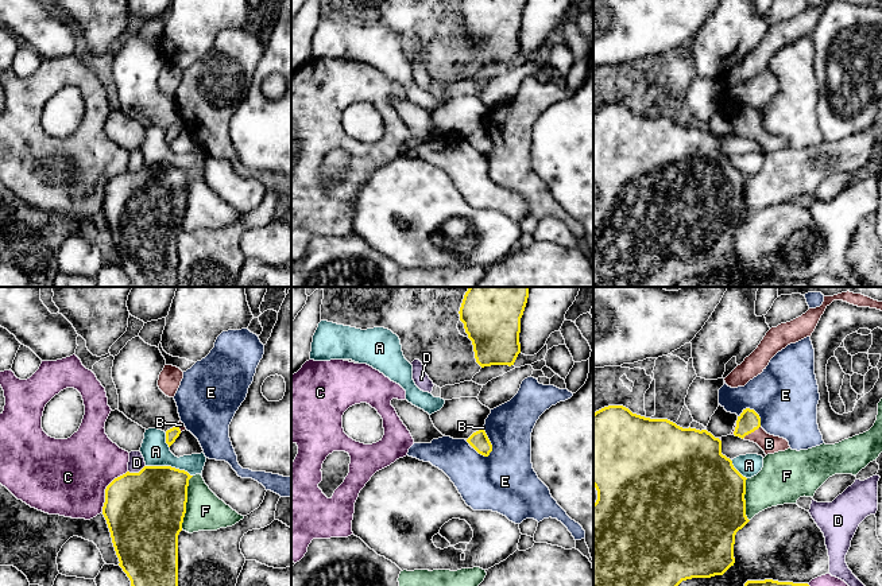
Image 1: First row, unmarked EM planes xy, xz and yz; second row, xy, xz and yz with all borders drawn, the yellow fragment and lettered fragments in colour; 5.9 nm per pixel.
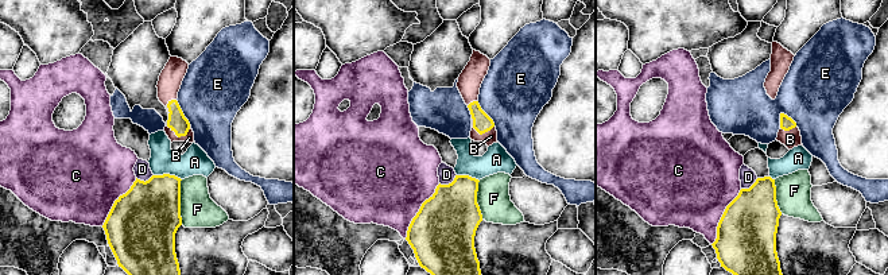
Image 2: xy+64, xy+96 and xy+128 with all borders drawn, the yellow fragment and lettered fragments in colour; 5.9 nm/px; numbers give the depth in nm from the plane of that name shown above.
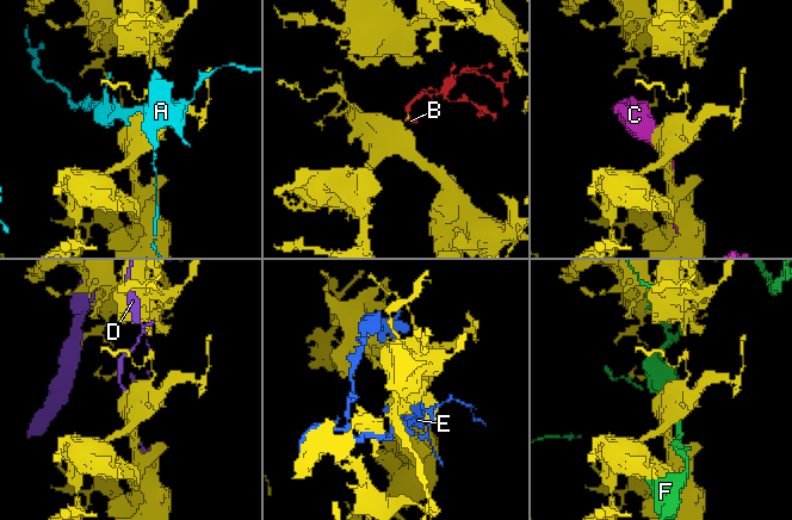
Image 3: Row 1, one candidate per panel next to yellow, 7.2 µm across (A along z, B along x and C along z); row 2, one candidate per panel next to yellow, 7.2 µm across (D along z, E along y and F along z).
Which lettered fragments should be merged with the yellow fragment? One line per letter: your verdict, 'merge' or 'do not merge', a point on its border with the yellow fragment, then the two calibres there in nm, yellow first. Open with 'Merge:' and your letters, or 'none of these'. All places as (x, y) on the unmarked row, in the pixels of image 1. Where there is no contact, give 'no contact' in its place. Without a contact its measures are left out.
Merge: B
A: do not merge; meets yellow in xy at (169, 165); 420 nm thick on the yellow side, 160 nm on the other
B: merge; meets yellow in yz at (750, 131); 130 nm thick on the yellow side, 110 nm on the other
C: do not merge; meets yellow in xy at (105, 187); 460 nm thick on the yellow side, 460 nm on the other
D: do not merge; meets yellow in xy at (136, 171); 480 nm thick on the yellow side, 100 nm on the other
E: do not merge; meets yellow in xz at (490, 142); 110 nm thick on the yellow side, 360 nm on the other
F: do not merge; meets yellow in xy at (186, 200); 460 nm thick on the yellow side, 220 nm on the other

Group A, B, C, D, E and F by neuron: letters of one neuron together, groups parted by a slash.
A / B / C / D / E / F

